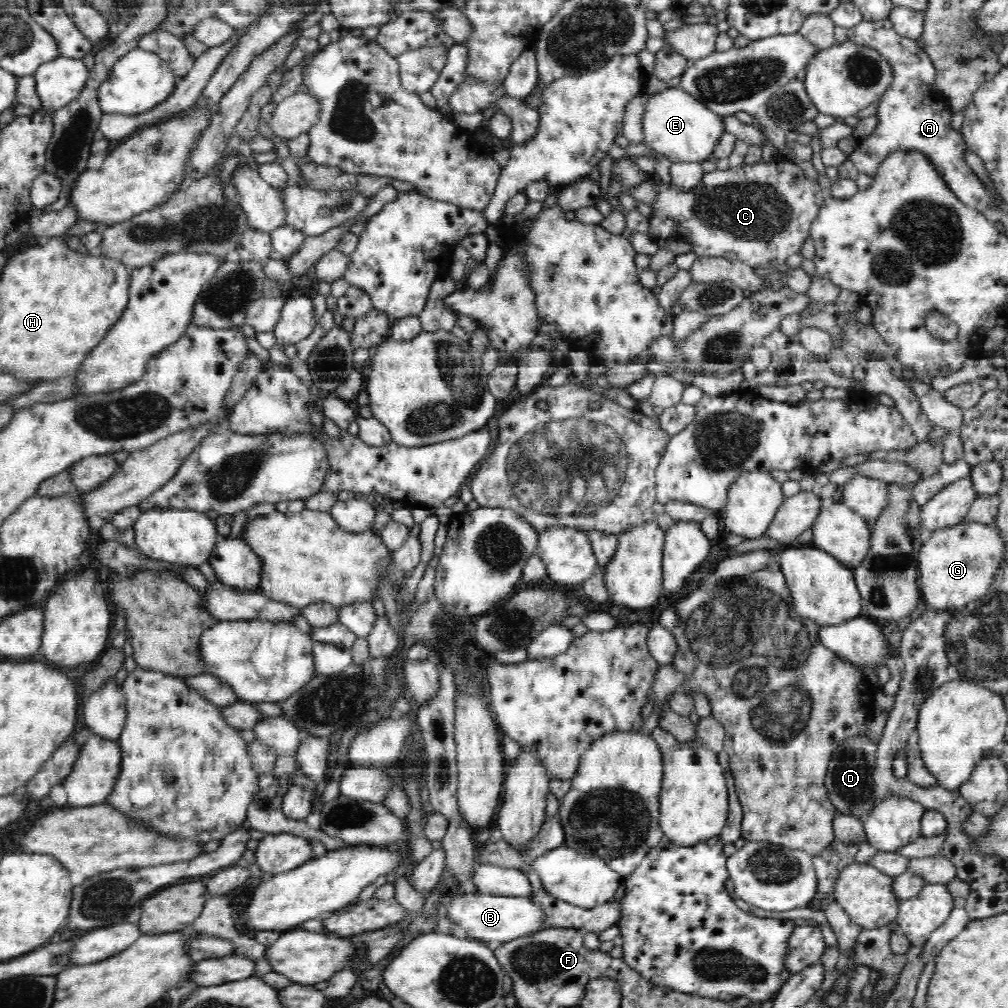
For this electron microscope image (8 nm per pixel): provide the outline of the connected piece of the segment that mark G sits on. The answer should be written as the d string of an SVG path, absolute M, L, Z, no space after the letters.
M962 522L926 535L918 552L918 582L927 606L936 610L960 610L969 602L984 597L993 584L997 570L1006 560L1006 541L994 523Z

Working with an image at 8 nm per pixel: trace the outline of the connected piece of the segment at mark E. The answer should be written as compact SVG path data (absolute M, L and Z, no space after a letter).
M664 86L660 92L648 95L642 117L643 141L656 153L663 154L673 162L695 162L702 163L710 158L710 154L714 154L716 146L720 144L721 134L725 130L724 117L716 114L713 110L706 108L702 103L694 100L690 93L683 92L676 87Z

